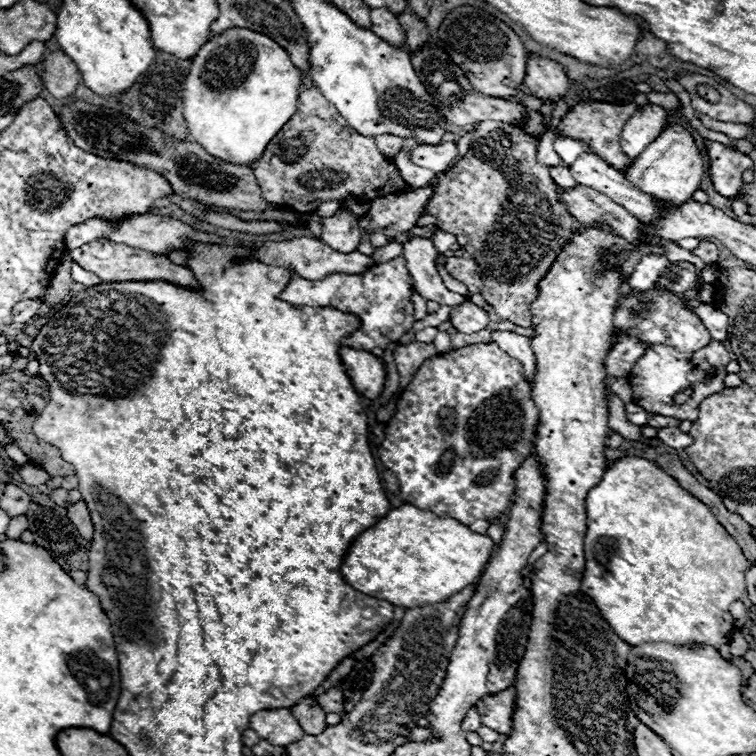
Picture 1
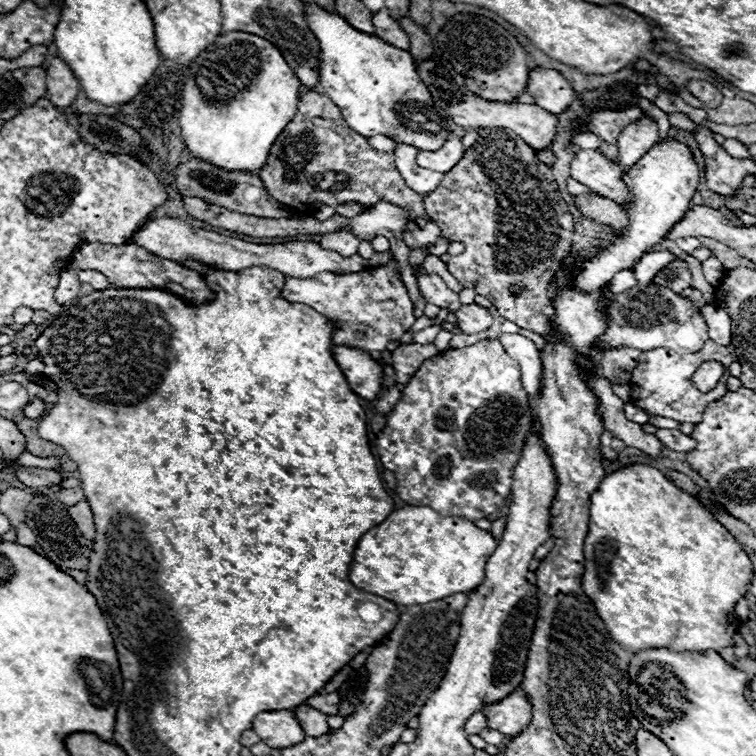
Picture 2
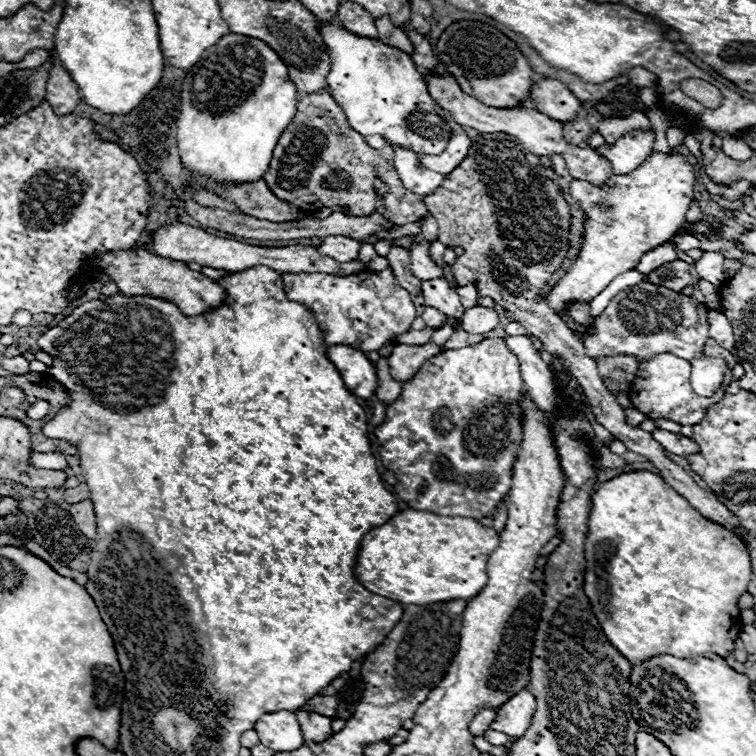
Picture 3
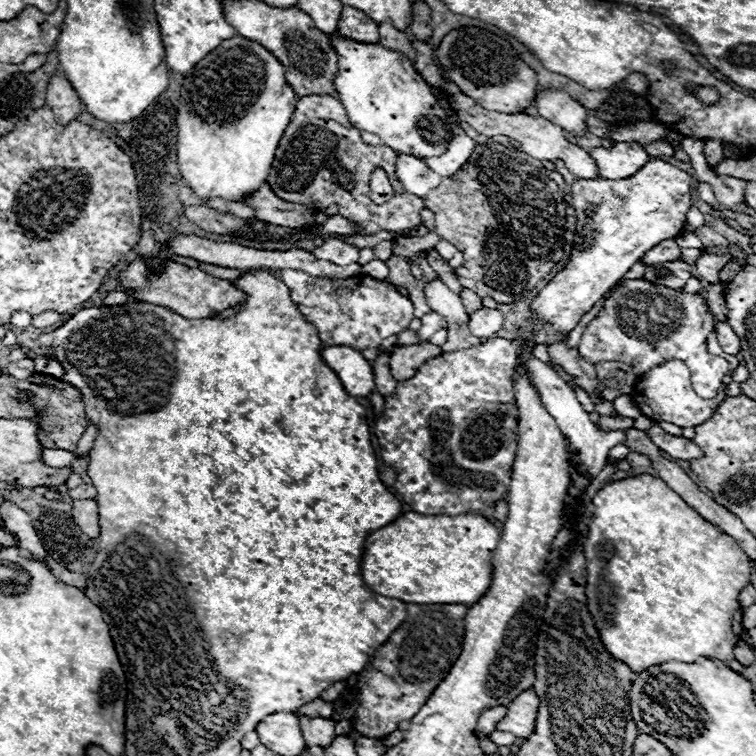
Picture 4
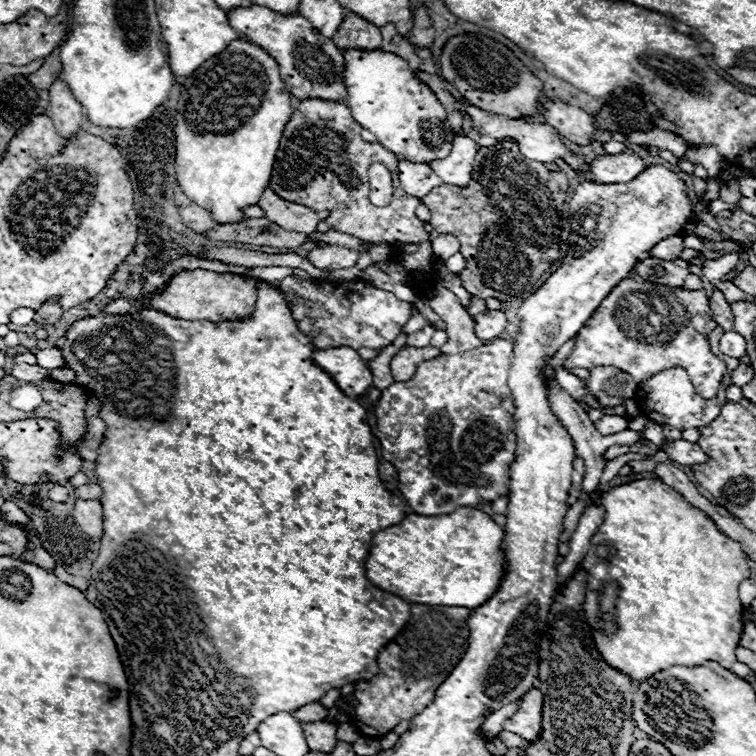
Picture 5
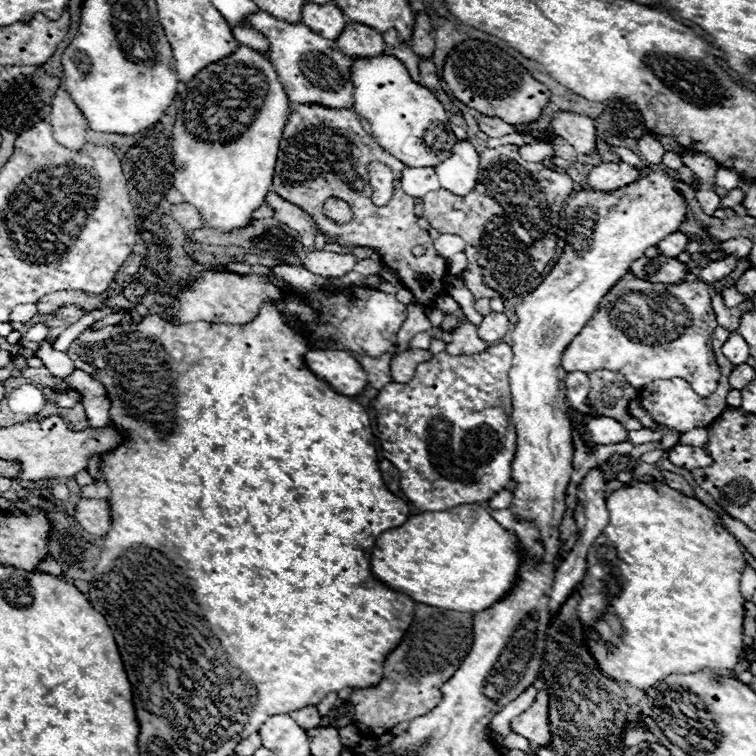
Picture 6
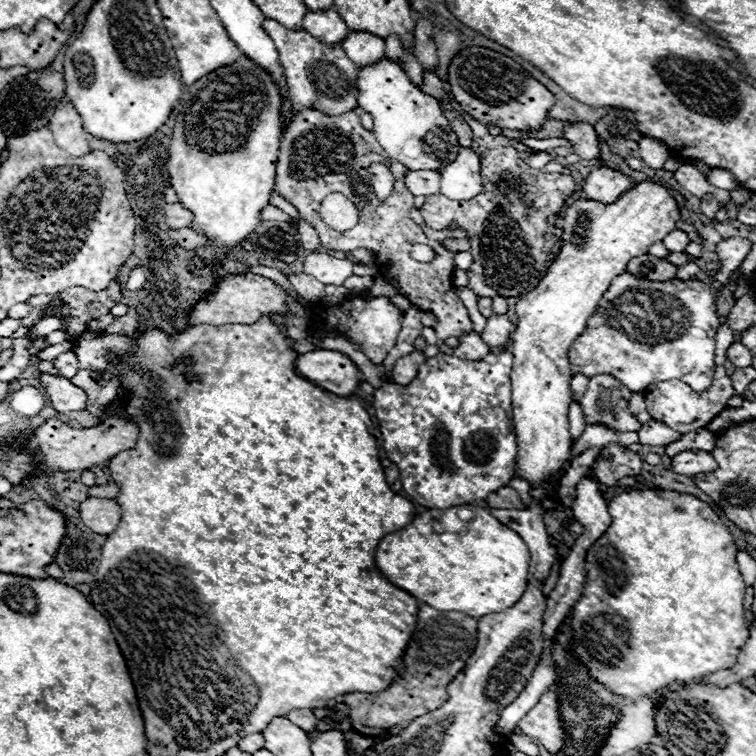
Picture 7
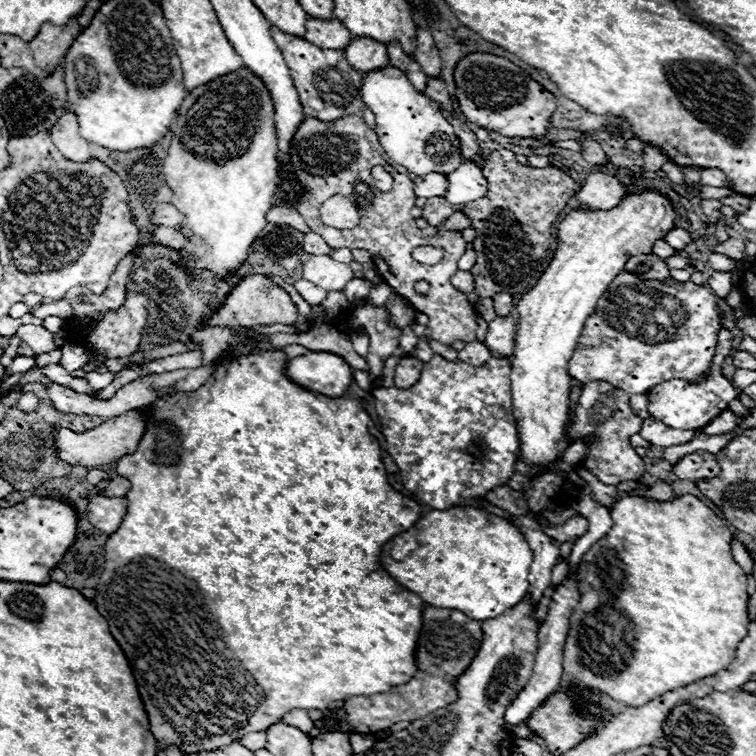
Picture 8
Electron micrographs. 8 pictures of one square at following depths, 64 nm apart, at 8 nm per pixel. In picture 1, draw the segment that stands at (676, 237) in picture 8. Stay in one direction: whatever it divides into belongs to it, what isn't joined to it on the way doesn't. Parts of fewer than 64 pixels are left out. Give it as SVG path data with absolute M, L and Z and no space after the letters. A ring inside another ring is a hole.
M650 254L650 256L642 256L642 260L636 264L634 272L628 278L630 284L630 292L638 294L638 292L646 292L656 288L656 280L662 274L662 270L666 268L668 260L664 254Z

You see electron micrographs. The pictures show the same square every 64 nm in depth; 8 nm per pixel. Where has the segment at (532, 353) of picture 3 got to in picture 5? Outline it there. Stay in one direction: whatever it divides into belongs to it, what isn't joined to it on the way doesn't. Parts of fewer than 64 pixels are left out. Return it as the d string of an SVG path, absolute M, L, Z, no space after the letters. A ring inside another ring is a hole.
M550 378L548 384L546 384L546 388L548 388L550 410L554 412L554 416L562 422L562 426L564 426L566 432L570 434L570 438L572 438L572 442L574 442L574 454L584 460L584 482L582 482L582 490L584 490L584 492L592 492L592 490L598 486L598 480L600 480L602 470L604 470L604 464L606 464L606 460L602 458L604 452L606 452L610 446L614 446L614 444L626 444L626 446L630 446L630 444L638 442L638 438L642 438L642 434L640 434L640 432L632 432L632 430L622 430L622 432L612 434L612 436L602 436L602 434L594 428L594 422L588 418L586 410L556 382L556 378Z

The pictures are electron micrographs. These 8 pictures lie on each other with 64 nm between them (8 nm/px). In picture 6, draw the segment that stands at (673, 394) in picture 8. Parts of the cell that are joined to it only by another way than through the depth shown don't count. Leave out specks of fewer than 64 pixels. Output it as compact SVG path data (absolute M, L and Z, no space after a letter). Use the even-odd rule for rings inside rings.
M718 326L718 330L714 330L714 334L712 334L712 350L714 350L714 354L716 354L716 358L720 362L721 371L717 390L712 394L712 398L698 396L684 378L656 380L656 382L650 382L648 386L644 386L644 388L638 390L638 400L640 400L642 408L654 418L654 422L658 422L662 426L668 426L668 428L672 428L676 432L688 432L692 428L704 428L704 426L712 424L712 420L716 420L722 414L722 410L728 406L726 404L726 394L732 389L728 376L734 370L734 364L728 362L728 358L720 350L722 342L728 338L728 334L730 332L726 328L722 328L722 326Z

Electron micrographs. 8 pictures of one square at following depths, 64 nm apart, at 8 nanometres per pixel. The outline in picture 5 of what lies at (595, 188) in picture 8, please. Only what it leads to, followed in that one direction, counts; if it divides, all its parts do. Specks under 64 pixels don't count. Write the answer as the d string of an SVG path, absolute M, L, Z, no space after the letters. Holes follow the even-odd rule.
M626 148L626 152L620 154L600 154L592 162L592 176L590 180L602 182L602 184L618 184L618 182L630 182L644 170L644 160Z

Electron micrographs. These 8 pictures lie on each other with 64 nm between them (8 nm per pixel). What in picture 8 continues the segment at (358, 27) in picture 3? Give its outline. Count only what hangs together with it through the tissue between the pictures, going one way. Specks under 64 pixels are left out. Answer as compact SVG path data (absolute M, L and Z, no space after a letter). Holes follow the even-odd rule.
M352 38L350 44L344 48L344 54L348 62L360 72L370 72L388 66L386 44L376 42L372 38Z

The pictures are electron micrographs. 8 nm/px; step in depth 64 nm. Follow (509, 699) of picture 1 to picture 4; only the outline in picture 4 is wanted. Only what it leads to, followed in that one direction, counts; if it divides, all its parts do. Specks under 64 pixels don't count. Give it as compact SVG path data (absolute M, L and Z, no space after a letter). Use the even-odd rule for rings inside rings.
M524 690L518 698L514 698L508 704L508 712L496 724L496 728L502 730L502 732L510 732L510 734L514 734L518 738L530 736L532 730L534 730L534 722L536 722L538 702L540 700L534 694L534 690Z

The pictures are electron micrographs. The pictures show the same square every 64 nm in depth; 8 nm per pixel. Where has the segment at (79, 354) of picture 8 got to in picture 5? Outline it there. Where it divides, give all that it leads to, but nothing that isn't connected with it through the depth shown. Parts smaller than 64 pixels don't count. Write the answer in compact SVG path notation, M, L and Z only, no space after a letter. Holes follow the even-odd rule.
M46 348L46 350L36 352L36 362L38 362L38 366L42 366L42 368L46 368L46 370L64 366L62 356L58 354L58 348Z

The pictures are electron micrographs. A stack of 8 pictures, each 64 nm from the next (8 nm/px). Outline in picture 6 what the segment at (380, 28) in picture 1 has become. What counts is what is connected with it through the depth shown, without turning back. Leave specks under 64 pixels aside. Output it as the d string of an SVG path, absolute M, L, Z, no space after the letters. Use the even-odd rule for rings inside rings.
M386 30L382 36L384 36L384 54L390 54L390 56L396 56L398 60L402 60L404 66L408 68L410 76L418 82L418 78L420 78L420 72L418 72L420 58L410 50L410 46L406 42L402 42L398 38L396 30Z

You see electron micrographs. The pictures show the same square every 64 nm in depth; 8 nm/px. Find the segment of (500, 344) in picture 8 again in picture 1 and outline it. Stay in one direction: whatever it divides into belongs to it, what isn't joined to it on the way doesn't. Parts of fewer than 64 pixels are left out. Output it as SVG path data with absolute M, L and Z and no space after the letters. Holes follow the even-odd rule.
M472 302L452 306L448 320L462 334L474 334L488 326L488 314Z

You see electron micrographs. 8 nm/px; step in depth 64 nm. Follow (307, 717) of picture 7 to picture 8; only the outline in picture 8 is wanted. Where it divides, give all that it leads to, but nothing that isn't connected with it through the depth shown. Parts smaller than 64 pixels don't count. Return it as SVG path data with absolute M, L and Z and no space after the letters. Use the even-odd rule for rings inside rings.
M290 710L288 714L282 716L282 720L284 720L286 724L290 724L290 726L300 728L300 730L306 732L306 734L314 728L314 722L312 722L312 718L308 716L306 710Z

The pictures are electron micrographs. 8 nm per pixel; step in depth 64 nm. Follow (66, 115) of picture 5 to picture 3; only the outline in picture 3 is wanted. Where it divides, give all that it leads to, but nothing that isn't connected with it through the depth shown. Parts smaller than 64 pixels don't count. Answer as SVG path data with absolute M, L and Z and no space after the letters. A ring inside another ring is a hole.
M54 64L50 68L50 76L48 76L48 94L46 100L52 104L52 108L56 110L56 114L64 116L74 112L78 100L80 100L80 92L76 82L70 78L70 74L64 70L62 64Z

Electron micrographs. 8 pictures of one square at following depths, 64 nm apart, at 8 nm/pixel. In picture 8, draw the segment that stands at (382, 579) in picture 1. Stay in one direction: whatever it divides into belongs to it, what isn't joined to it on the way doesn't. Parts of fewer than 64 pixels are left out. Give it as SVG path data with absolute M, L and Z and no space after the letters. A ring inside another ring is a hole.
M474 506L430 510L410 530L388 540L380 552L380 564L400 586L418 594L430 606L460 610L472 620L480 622L504 614L506 608L516 606L526 596L528 592L526 576L530 562L532 550L526 538L504 518Z

